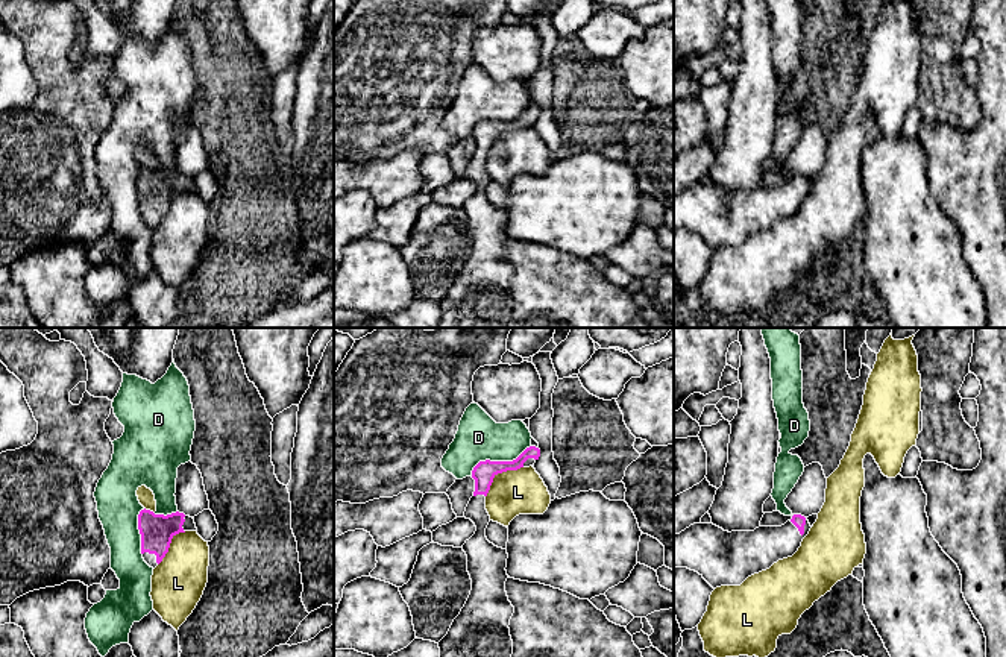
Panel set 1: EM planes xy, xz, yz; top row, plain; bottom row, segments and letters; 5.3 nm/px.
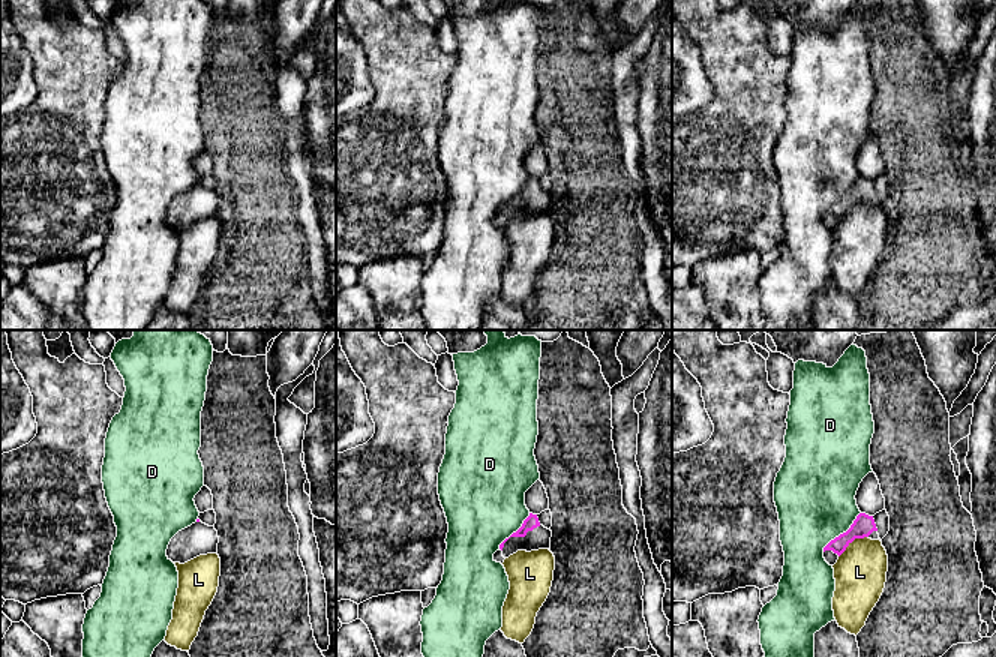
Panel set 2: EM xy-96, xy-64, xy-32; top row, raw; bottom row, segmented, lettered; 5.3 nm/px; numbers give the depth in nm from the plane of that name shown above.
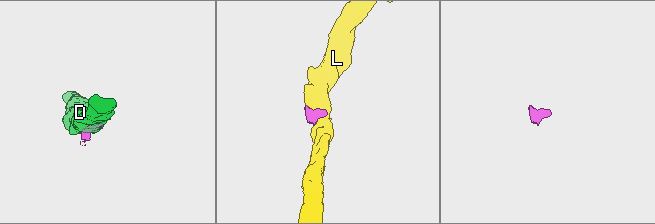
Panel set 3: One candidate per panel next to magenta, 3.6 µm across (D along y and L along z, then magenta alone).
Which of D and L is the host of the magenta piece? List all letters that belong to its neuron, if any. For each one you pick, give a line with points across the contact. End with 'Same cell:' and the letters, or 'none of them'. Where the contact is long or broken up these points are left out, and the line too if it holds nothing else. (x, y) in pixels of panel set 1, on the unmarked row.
Same cell: none of them

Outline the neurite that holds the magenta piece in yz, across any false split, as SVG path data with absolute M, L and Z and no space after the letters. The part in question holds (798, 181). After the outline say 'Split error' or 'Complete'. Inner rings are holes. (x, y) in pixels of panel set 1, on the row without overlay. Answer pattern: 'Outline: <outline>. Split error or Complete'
Outline: M801 174L781 187L754 191L728 193L713 184L693 184L674 196L674 229L695 231L713 249L740 246L748 237L792 217L810 188Z. Split error

